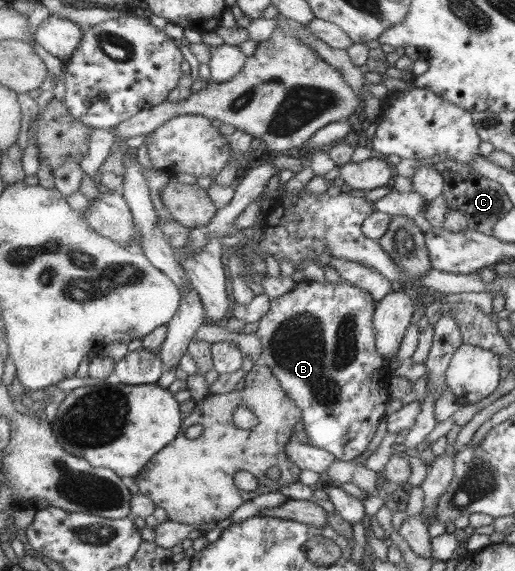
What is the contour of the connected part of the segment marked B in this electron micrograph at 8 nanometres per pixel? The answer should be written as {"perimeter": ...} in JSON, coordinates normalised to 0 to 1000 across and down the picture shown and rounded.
{"perimeter":[[[579,482],[579,485],[575,485],[573,503],[548,520],[530,524],[522,545],[518,545],[518,550],[499,566],[503,573],[495,587],[503,590],[509,609],[505,636],[526,644],[530,657],[544,667],[546,678],[557,688],[557,694],[577,709],[579,716],[584,716],[590,753],[598,762],[600,778],[637,790],[650,800],[650,806],[682,807],[689,804],[689,800],[697,800],[697,797],[717,783],[717,776],[720,776],[720,769],[724,769],[732,746],[740,734],[750,729],[750,715],[757,702],[757,692],[751,681],[759,658],[755,632],[750,630],[734,616],[732,608],[728,608],[728,580],[724,580],[722,566],[728,538],[730,531],[724,529],[724,518],[720,518],[720,515],[711,513],[709,508],[701,508],[668,490],[662,492],[662,496],[635,492],[617,496],[600,492]]]}

